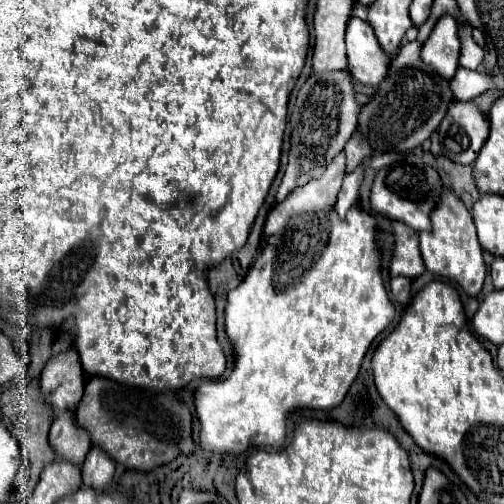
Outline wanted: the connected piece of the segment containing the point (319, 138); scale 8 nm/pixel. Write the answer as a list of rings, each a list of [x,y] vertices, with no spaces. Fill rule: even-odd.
[[[329,71],[323,75],[311,75],[297,93],[295,107],[291,113],[291,151],[289,151],[289,165],[285,169],[281,187],[275,195],[275,201],[281,203],[293,189],[303,187],[311,179],[317,179],[327,163],[343,151],[347,139],[357,127],[359,117],[359,103],[355,99],[355,89],[351,79],[343,71]]]

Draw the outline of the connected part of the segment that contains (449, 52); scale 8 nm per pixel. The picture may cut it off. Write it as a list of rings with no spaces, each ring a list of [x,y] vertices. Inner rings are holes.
[[[443,15],[423,45],[423,61],[431,63],[445,79],[451,79],[459,67],[459,49],[457,23],[453,17]]]

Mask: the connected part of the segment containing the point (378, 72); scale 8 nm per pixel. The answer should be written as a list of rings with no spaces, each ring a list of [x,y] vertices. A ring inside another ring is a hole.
[[[357,17],[347,25],[347,69],[351,75],[365,85],[379,85],[391,63],[391,55],[383,53],[373,27]]]

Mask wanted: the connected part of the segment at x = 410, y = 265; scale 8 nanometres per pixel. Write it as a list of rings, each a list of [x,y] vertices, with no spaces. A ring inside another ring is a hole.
[[[393,223],[395,229],[395,253],[391,261],[391,275],[419,277],[425,271],[419,253],[419,235],[405,223]]]

